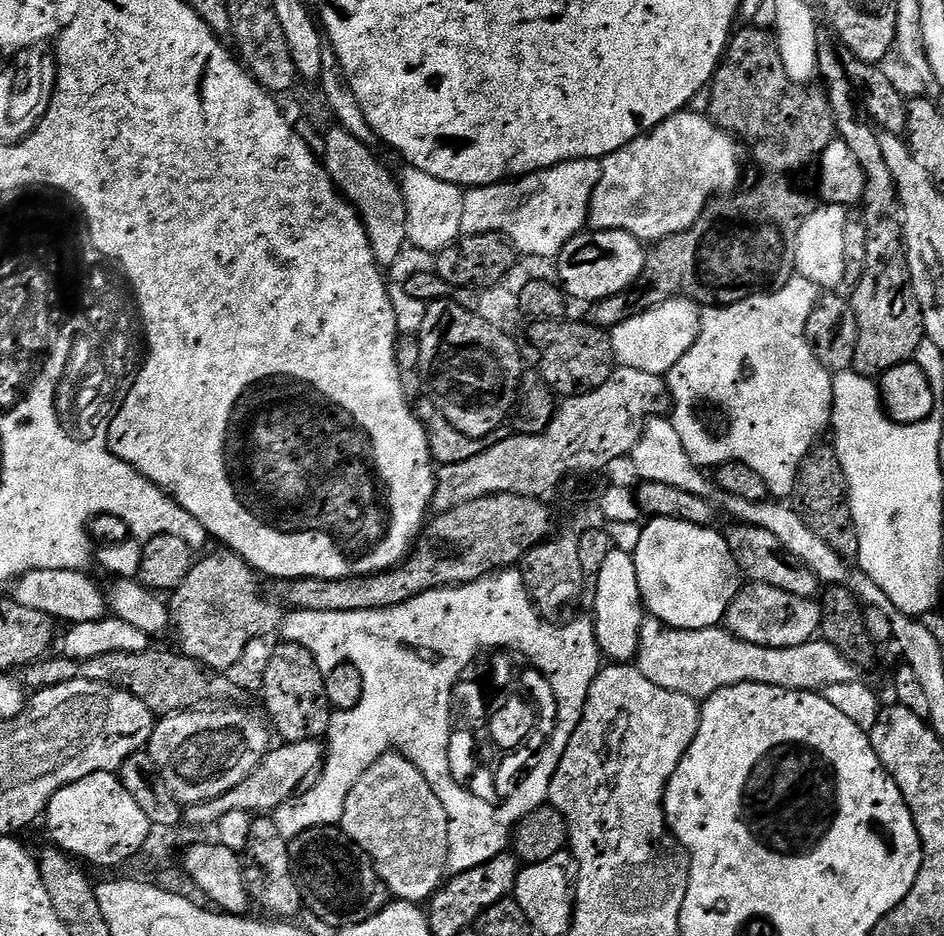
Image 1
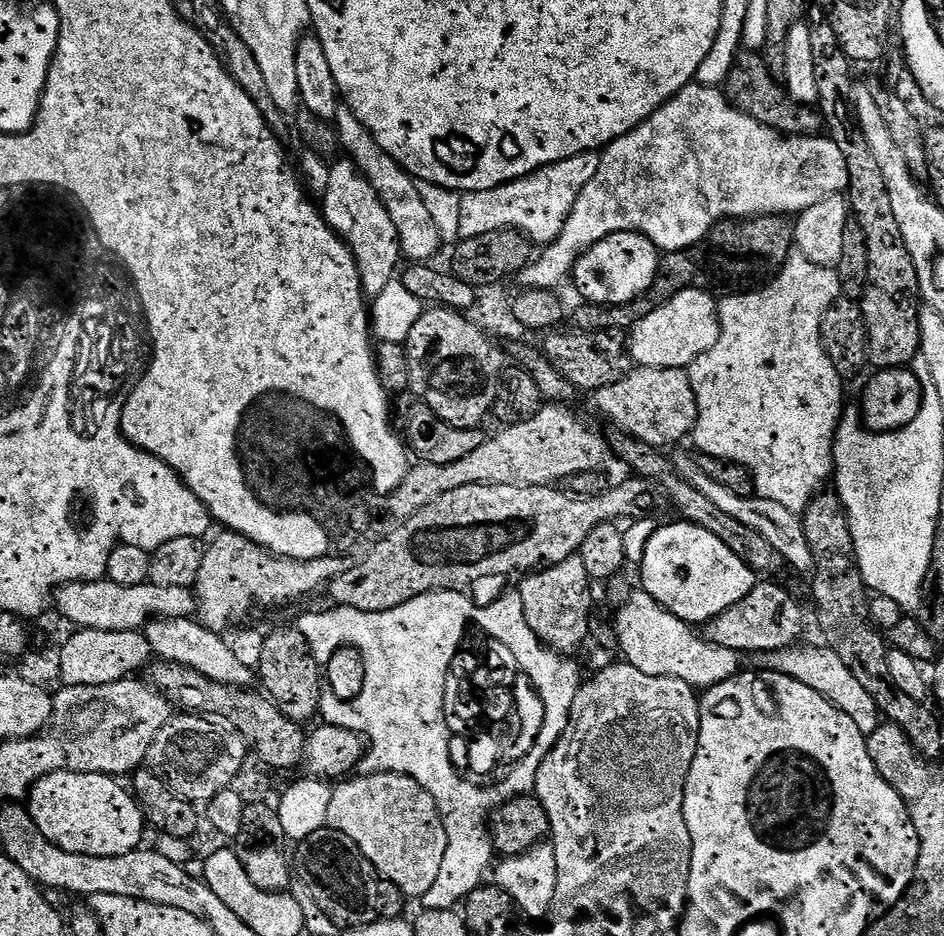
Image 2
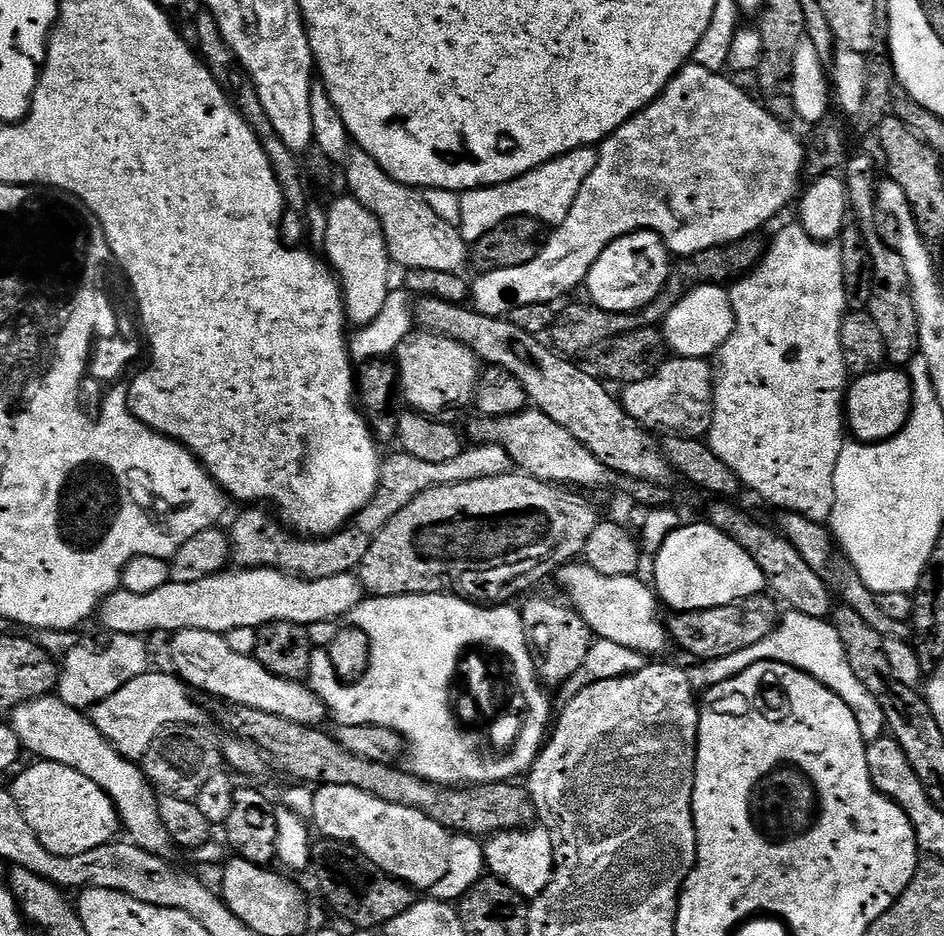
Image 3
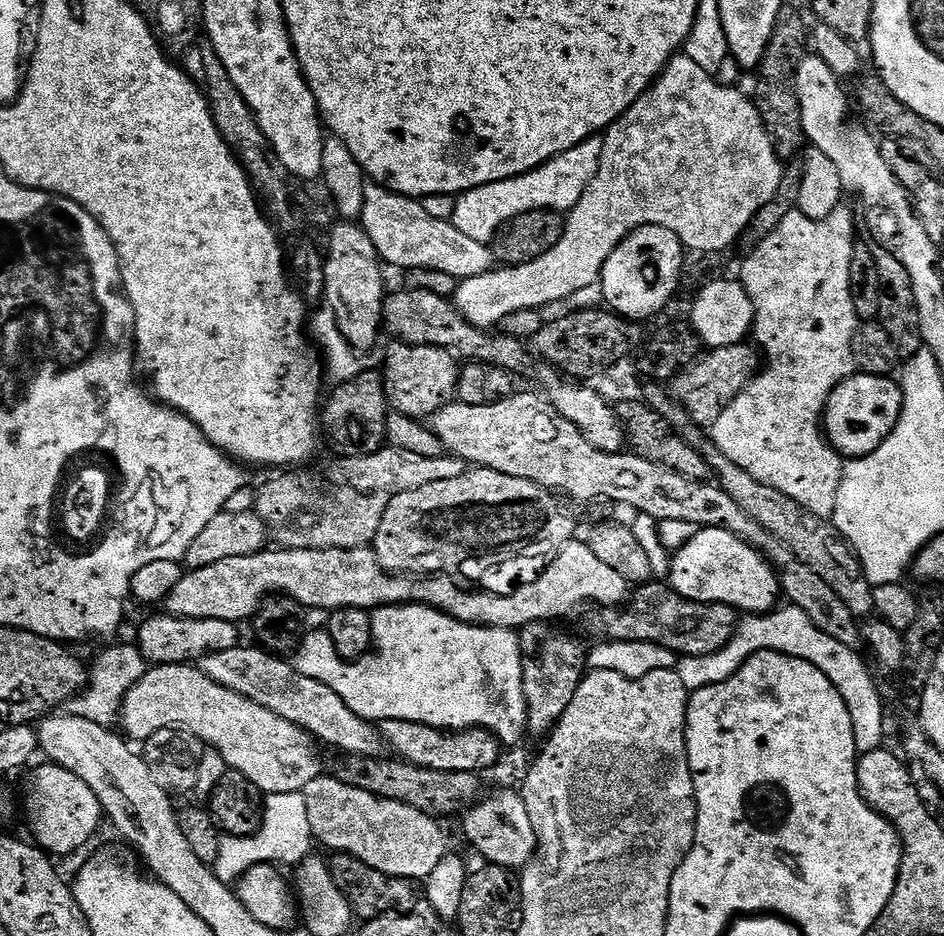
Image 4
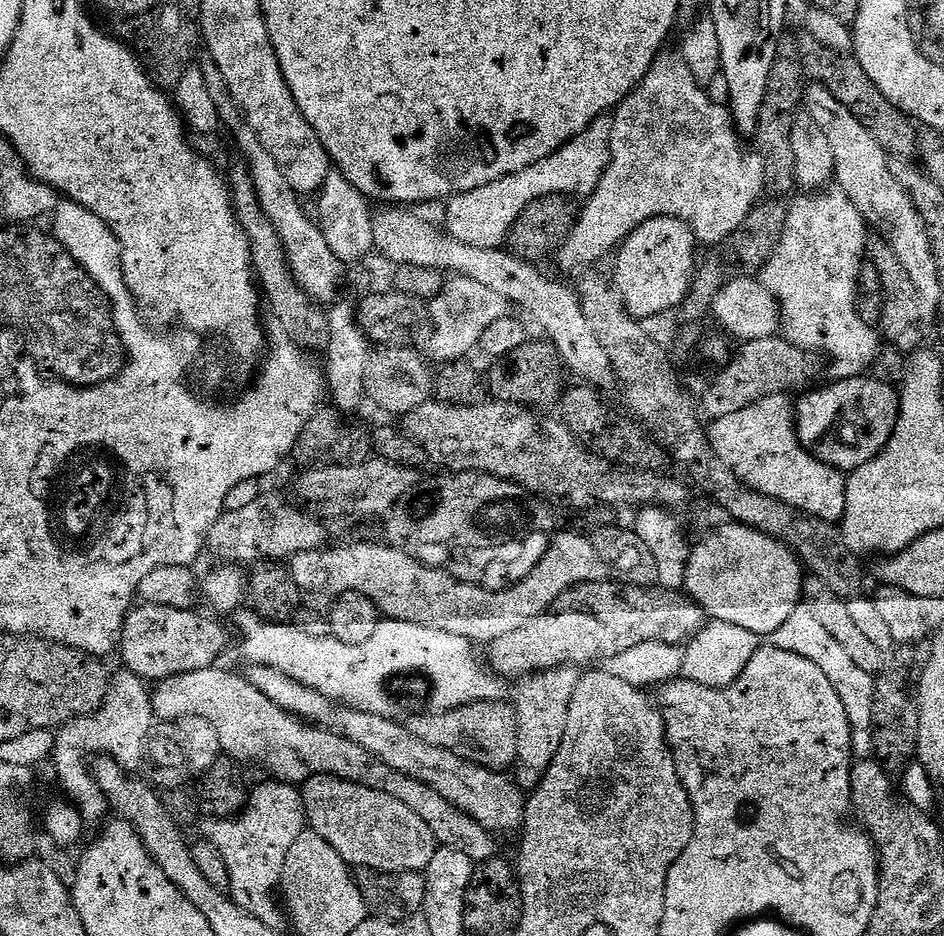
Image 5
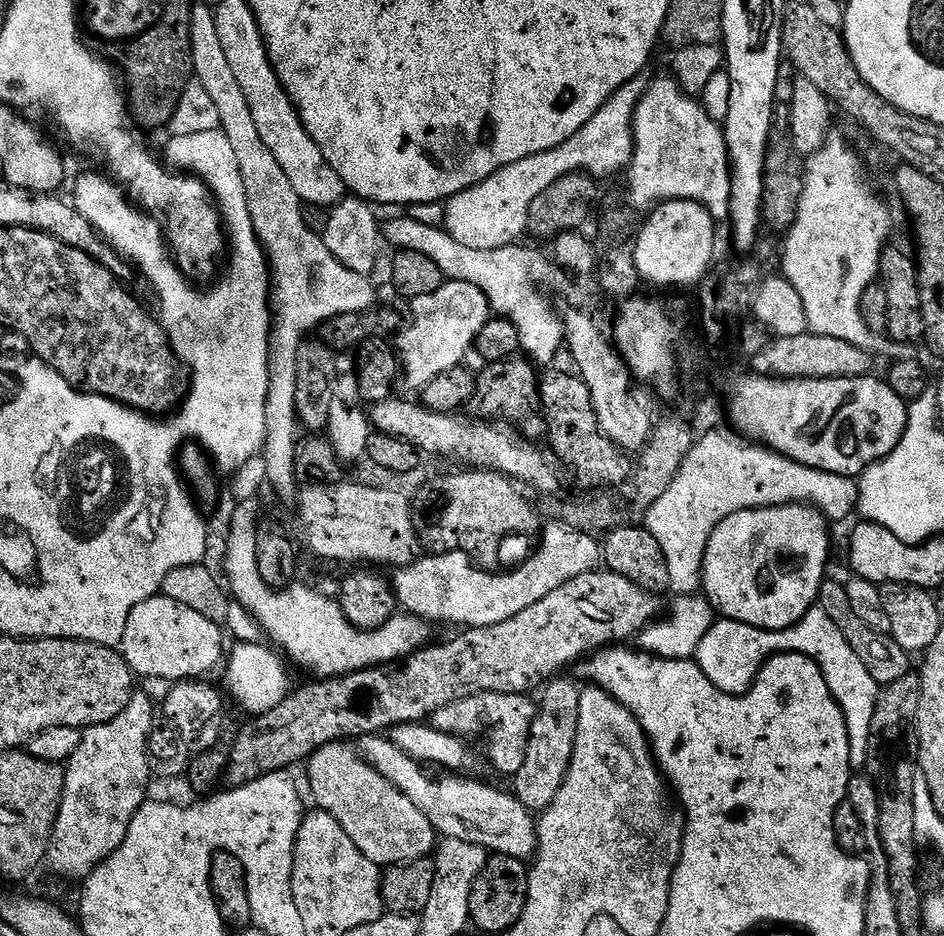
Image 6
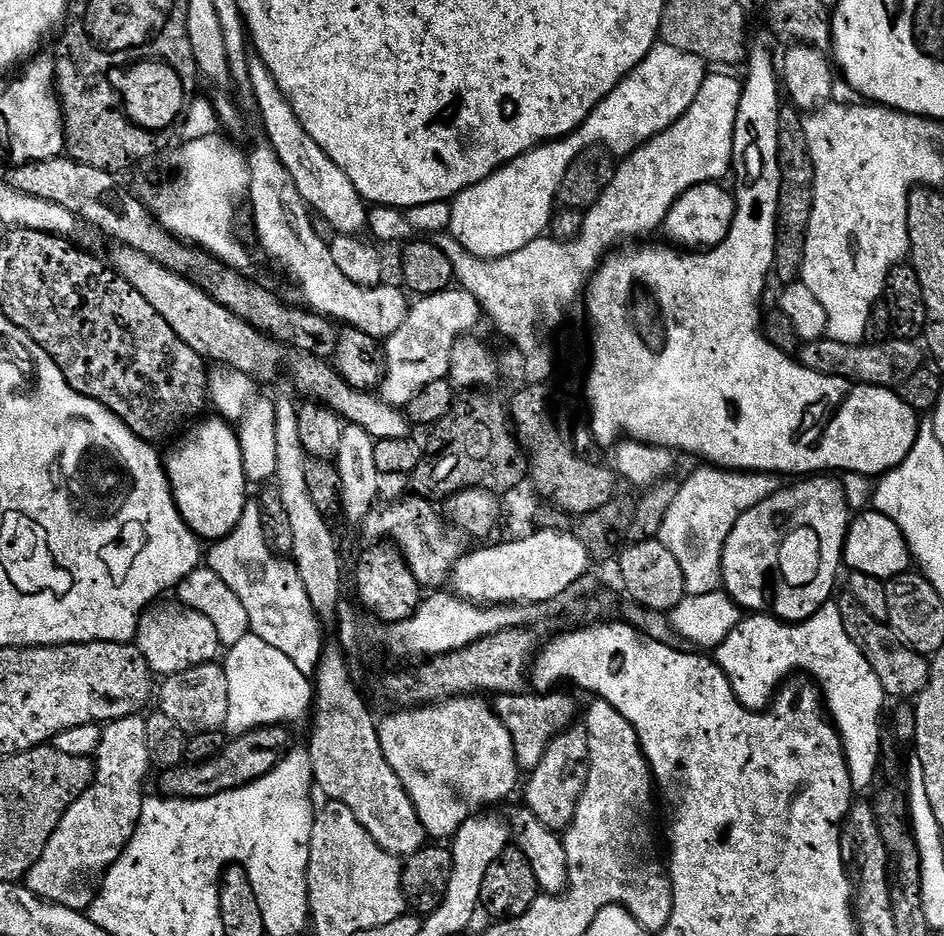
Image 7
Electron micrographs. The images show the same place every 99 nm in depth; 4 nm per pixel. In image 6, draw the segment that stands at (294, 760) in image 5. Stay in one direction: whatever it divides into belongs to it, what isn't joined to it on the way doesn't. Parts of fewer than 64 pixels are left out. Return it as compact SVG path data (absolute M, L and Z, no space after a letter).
M384 734L359 737L358 751L371 768L378 770L378 774L382 774L386 782L390 782L390 786L406 794L406 798L410 798L410 802L414 802L414 806L418 806L418 810L426 814L430 826L441 837L458 842L470 842L497 856L536 856L537 821L527 806L509 791L499 792L498 789L479 784L476 780L463 780L460 774L431 776L428 773L431 771L425 765L402 754L402 750L398 750L392 739Z

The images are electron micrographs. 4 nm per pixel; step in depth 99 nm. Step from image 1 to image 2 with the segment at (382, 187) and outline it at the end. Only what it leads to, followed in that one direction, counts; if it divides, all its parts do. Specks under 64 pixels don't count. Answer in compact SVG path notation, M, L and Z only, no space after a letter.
M340 158L331 165L328 185L324 188L322 215L324 221L344 239L344 244L354 254L365 297L375 298L397 279L402 255L398 231L387 213L386 206L374 190L374 186L356 169L347 158Z

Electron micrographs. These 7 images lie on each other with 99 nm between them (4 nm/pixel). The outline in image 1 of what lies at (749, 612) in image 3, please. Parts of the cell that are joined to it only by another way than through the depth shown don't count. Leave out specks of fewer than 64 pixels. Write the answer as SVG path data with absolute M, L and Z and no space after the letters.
M749 583L741 587L722 624L742 642L767 648L793 648L817 639L821 615L821 605L815 599L798 598L798 594L786 594L786 590L774 586Z

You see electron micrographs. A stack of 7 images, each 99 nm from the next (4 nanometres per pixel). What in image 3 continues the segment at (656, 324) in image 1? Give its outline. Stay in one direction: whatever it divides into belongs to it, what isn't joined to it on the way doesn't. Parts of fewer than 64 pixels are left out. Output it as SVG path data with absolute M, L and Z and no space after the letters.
M707 284L688 292L670 310L670 314L662 325L662 340L669 349L672 348L677 357L705 358L715 357L721 346L730 338L736 329L734 306L728 297L729 289L719 284Z

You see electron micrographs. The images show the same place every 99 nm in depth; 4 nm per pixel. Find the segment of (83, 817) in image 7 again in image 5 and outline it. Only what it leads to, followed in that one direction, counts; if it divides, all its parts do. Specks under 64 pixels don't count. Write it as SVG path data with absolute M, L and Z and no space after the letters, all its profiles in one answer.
M127 670L110 680L108 695L103 704L91 712L89 716L78 716L68 721L59 729L56 738L54 765L56 776L65 788L67 799L75 804L85 821L100 820L110 812L108 797L96 784L96 777L90 771L90 764L84 761L84 752L100 752L105 757L119 762L124 771L129 774L139 773L139 768L146 760L148 750L148 735L154 727L154 713L152 710L152 692L149 685L141 676Z

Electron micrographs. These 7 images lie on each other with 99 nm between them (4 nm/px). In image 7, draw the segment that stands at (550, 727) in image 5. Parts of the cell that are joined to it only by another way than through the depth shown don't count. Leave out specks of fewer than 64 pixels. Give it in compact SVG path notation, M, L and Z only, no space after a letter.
M568 726L563 732L559 732L546 746L538 766L530 772L524 788L524 800L527 811L533 812L550 831L557 834L563 833L570 826L570 822L576 813L576 803L584 792L587 783L585 764L588 760L588 729L587 727Z

